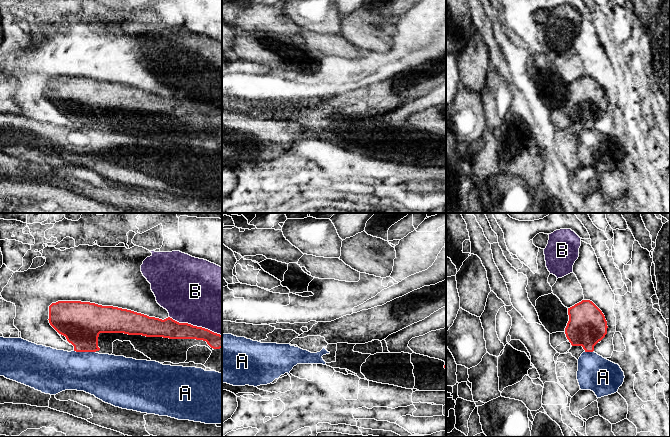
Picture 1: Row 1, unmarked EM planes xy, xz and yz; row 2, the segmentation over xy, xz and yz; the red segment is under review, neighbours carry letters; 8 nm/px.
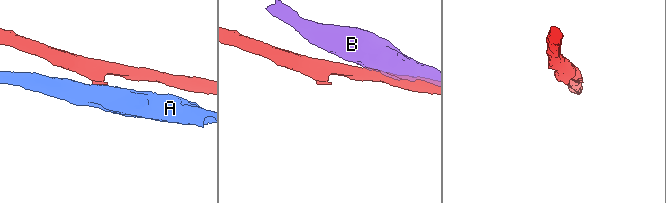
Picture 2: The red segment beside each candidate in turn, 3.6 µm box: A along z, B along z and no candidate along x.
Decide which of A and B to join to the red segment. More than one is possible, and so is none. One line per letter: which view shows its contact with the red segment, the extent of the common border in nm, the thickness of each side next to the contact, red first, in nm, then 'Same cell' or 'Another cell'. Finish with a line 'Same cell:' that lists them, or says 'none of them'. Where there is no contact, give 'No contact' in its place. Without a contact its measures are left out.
A: Touches red in xy. Shared border 180 nm. Thickness 340 nm (red) against 360 nm. Another cell
B: Touches red in xy. Shared border 460 nm. Thickness 160 nm (red) against 500 nm. Another cell
Same cell: none of them

